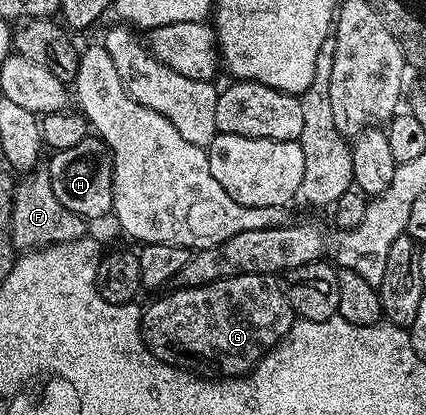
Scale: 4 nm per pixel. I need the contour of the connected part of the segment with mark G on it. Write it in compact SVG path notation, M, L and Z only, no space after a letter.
M237 275L199 287L180 287L171 292L171 295L160 296L140 315L142 340L146 342L146 350L160 361L198 373L213 373L218 377L246 374L285 337L296 318L284 297L281 282L272 275Z

